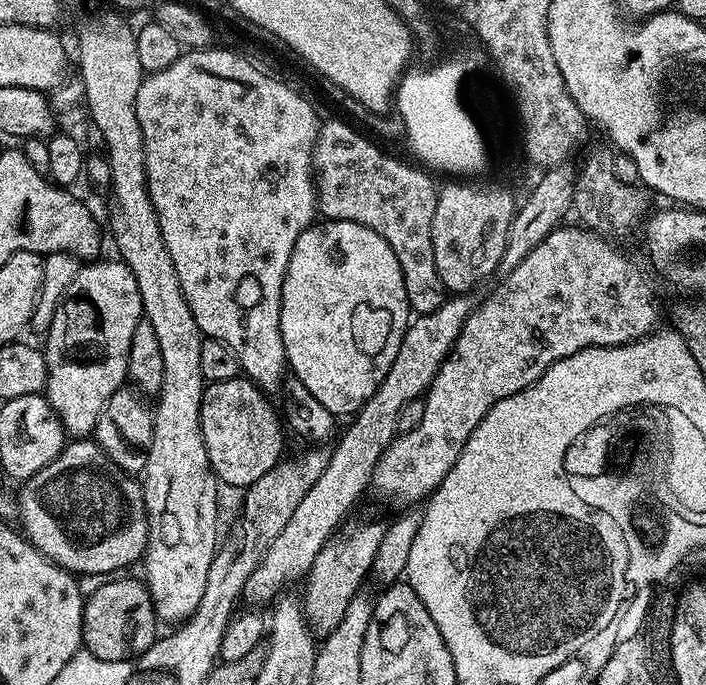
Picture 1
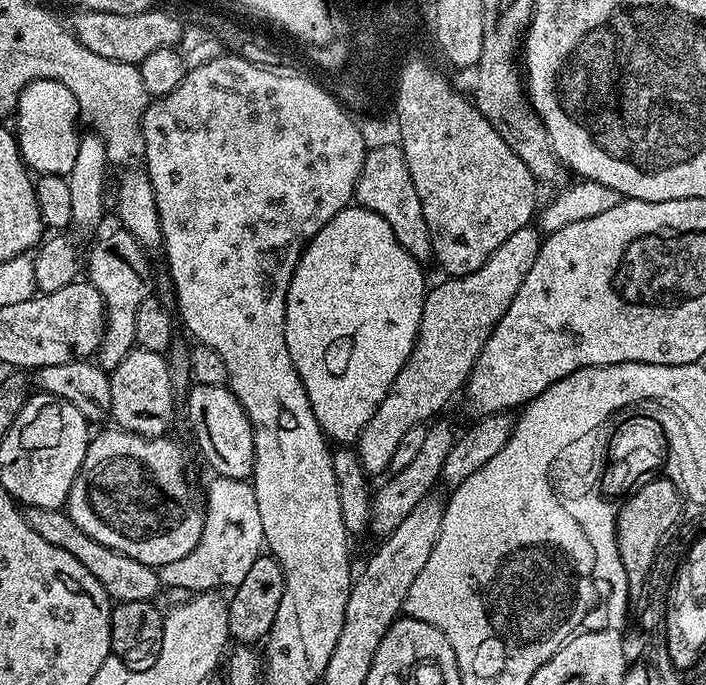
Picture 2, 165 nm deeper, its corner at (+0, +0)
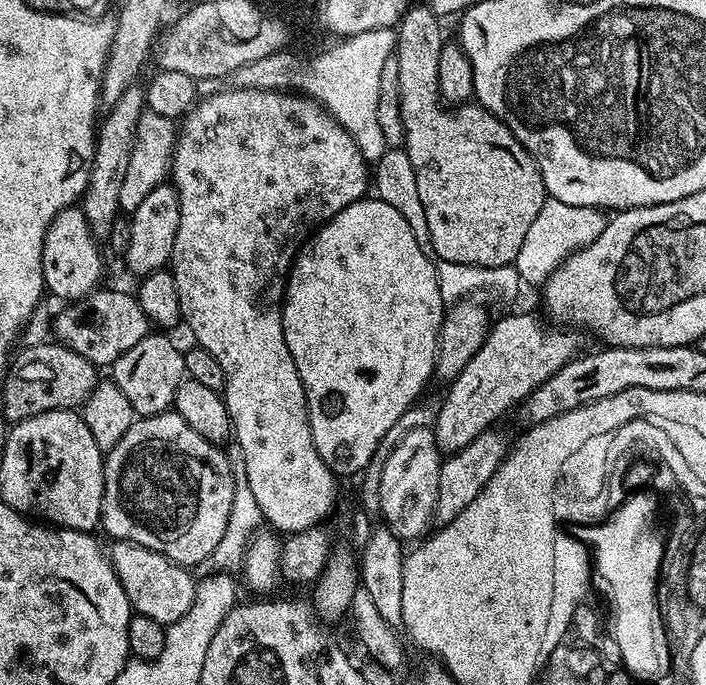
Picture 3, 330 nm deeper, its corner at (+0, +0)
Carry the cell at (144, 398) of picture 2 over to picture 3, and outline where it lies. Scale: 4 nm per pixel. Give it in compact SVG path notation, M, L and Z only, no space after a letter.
M149 334L142 338L136 346L132 346L130 350L126 350L121 357L117 358L110 366L110 379L116 383L118 390L122 390L122 394L126 394L126 398L130 401L133 413L137 417L156 416L160 412L167 412L176 403L176 391L178 386L186 379L184 374L184 354L172 340L167 340L167 335Z

